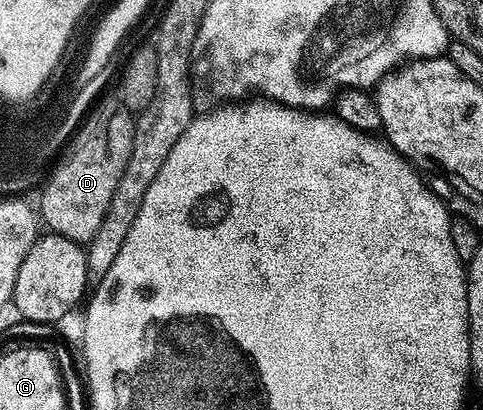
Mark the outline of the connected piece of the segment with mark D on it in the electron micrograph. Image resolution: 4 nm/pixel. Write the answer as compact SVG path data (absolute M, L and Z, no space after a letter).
M118 97L102 99L89 108L44 183L40 219L53 234L83 245L96 237L96 229L100 229L104 213L108 213L112 193L116 193L116 185L120 185L120 177L128 169L135 122L135 112Z

